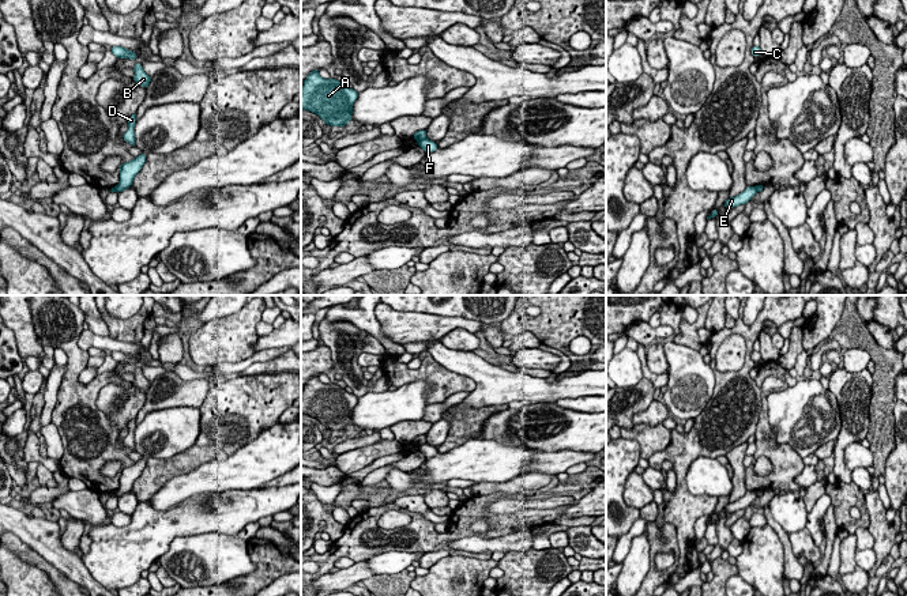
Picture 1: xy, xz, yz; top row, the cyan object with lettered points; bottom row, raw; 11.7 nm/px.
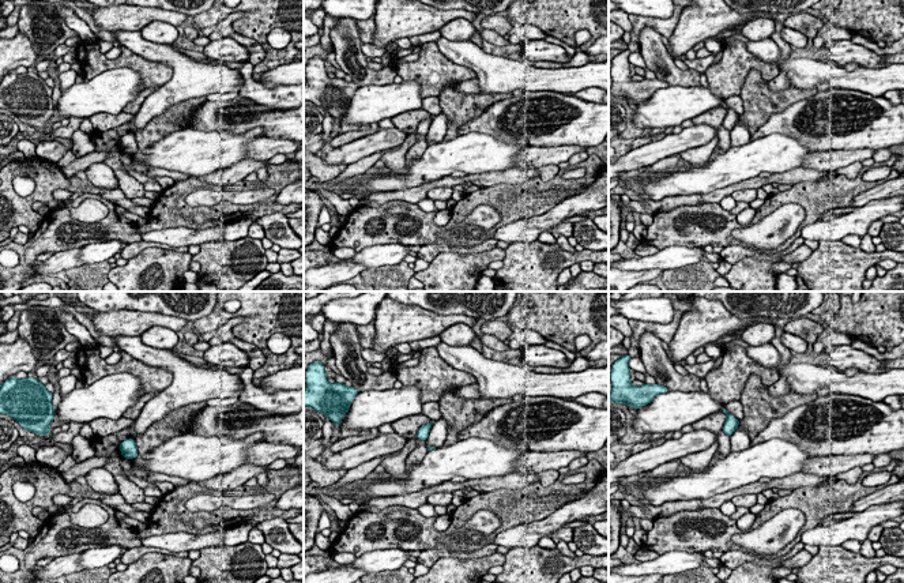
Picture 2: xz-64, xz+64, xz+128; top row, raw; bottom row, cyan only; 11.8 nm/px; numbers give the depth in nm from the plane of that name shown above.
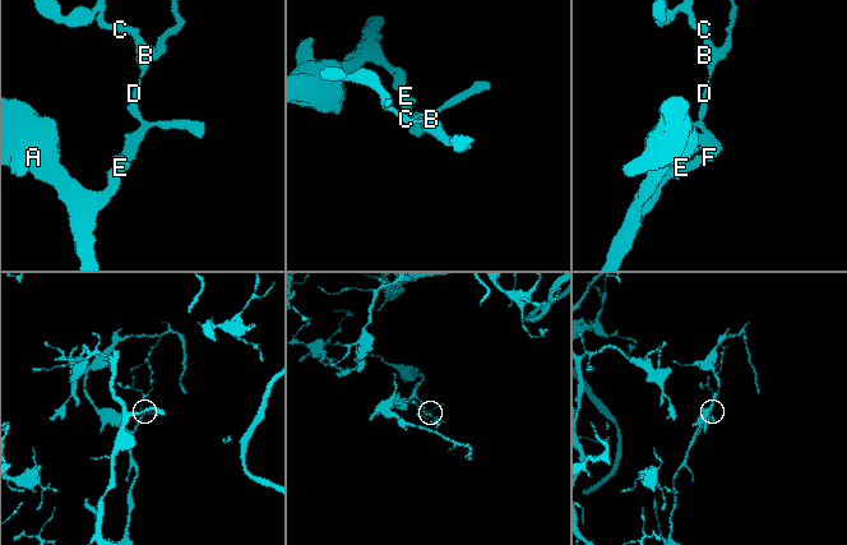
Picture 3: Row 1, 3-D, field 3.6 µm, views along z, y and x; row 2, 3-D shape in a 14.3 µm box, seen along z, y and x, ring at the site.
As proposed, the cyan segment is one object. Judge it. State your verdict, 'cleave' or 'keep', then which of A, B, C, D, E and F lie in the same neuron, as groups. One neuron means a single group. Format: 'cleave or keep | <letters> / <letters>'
cleave | A E / B C D F

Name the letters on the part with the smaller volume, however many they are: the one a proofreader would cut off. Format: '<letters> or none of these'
B, C, D, F

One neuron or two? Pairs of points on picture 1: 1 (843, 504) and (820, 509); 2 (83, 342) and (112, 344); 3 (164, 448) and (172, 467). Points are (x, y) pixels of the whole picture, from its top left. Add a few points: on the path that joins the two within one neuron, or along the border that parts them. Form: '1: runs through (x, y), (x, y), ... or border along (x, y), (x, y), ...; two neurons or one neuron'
1: border along (825, 493), (831, 504); two neurons
2: runs through (90, 342), (105, 342); one neuron
3: border along (195, 444), (168, 457), (147, 459); two neurons

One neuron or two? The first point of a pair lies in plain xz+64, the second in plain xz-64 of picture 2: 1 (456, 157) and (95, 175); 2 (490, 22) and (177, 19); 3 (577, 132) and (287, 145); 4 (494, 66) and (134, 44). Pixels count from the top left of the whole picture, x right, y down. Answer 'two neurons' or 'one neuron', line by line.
1: two neurons
2: two neurons
3: two neurons
4: one neuron

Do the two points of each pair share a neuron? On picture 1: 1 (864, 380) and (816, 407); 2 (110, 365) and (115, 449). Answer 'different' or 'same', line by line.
1: different
2: different

